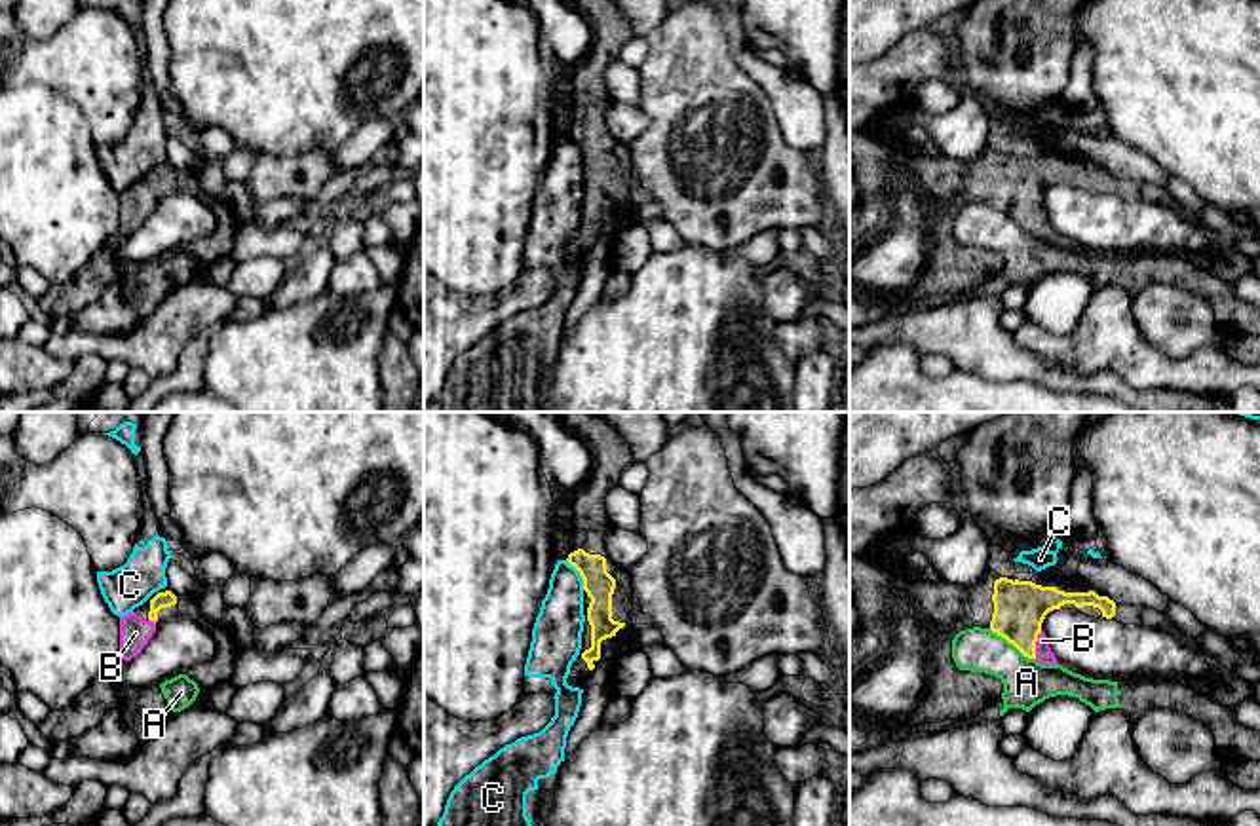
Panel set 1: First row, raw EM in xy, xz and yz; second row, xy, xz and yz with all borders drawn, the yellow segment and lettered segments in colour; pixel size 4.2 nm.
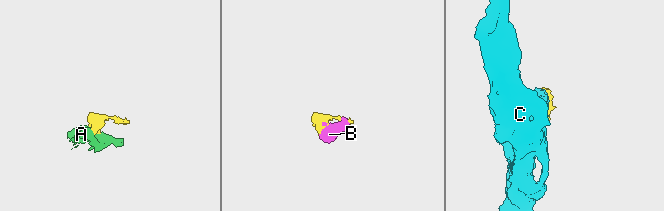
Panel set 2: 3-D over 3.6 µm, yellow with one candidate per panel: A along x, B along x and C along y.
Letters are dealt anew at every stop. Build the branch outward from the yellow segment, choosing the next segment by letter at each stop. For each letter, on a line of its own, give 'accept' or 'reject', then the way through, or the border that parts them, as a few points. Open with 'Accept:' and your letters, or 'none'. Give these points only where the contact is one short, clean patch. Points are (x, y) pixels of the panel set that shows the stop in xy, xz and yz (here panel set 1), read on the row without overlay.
Accept: B
A: reject; border along yz (989, 204), (1034, 234)
B: accept
C: reject

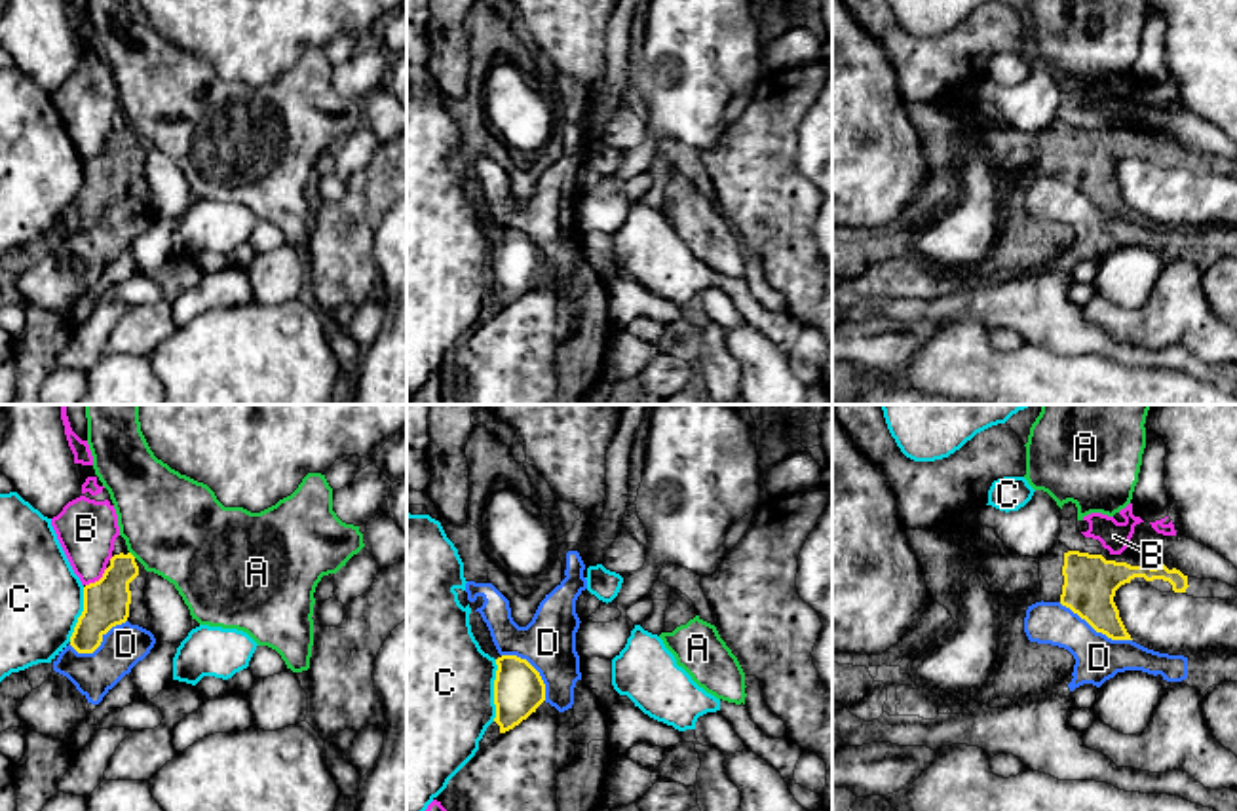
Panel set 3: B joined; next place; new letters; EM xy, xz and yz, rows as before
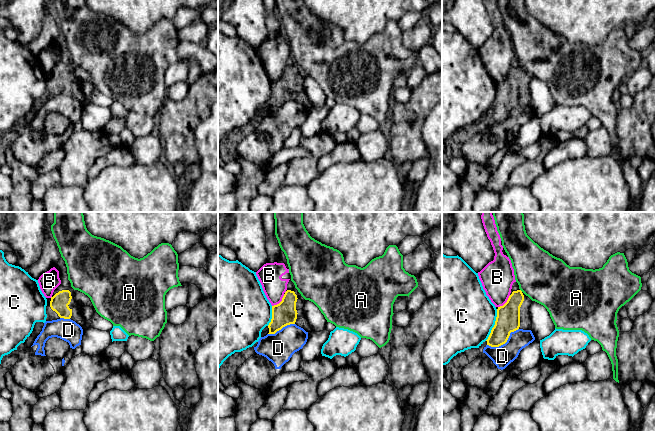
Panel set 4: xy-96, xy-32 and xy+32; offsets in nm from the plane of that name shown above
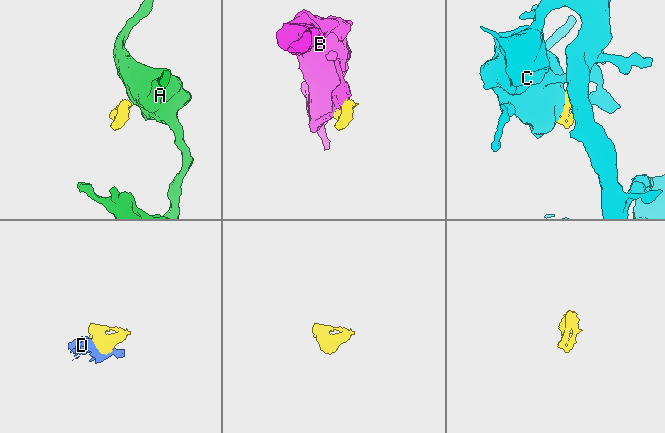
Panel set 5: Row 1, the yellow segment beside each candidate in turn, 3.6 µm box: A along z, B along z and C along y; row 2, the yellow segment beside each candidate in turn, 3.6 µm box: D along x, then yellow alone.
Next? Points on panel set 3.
Accept: none
A: reject; border along xy (130, 126), (135, 132)
B: reject; border along xy (107, 143), (86, 160)
C: reject
D: reject; border along yz (1059, 177), (1097, 206), (1112, 213), (1131, 215)

